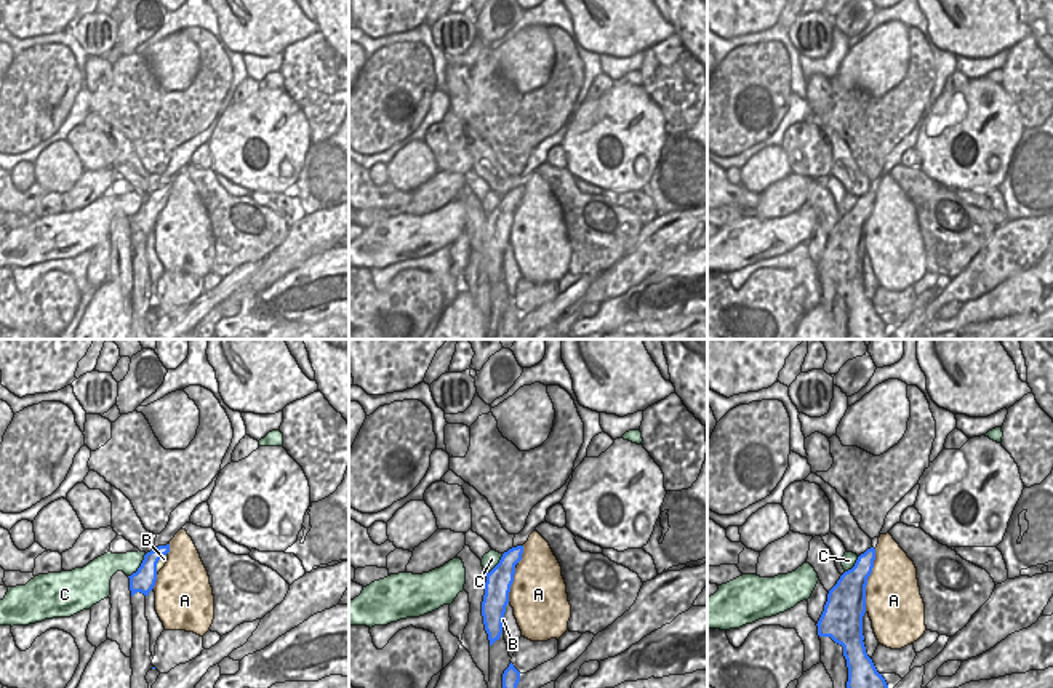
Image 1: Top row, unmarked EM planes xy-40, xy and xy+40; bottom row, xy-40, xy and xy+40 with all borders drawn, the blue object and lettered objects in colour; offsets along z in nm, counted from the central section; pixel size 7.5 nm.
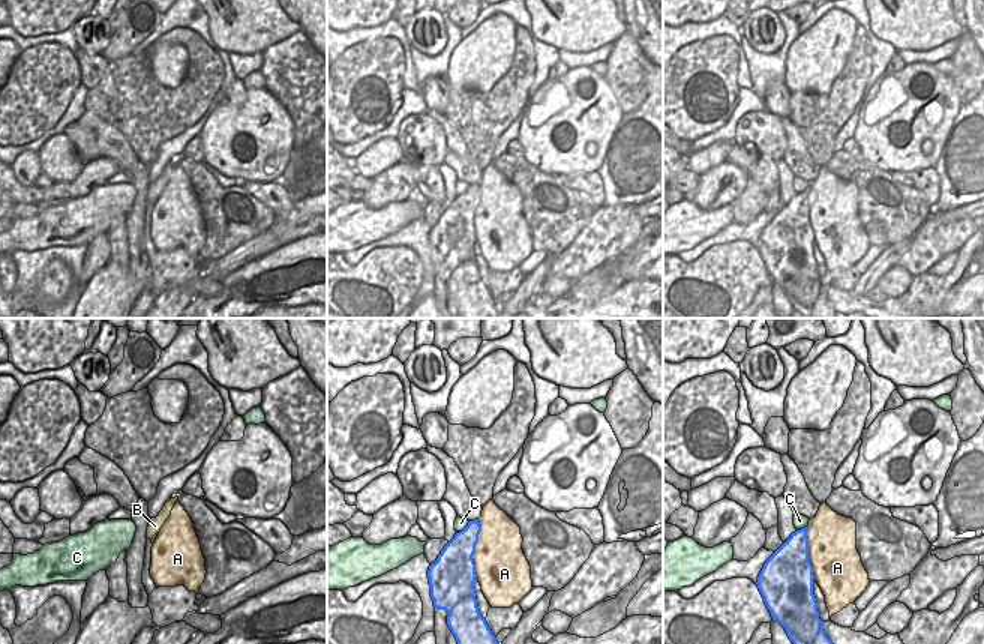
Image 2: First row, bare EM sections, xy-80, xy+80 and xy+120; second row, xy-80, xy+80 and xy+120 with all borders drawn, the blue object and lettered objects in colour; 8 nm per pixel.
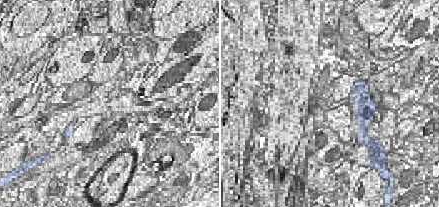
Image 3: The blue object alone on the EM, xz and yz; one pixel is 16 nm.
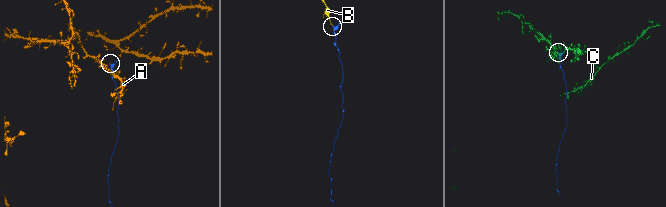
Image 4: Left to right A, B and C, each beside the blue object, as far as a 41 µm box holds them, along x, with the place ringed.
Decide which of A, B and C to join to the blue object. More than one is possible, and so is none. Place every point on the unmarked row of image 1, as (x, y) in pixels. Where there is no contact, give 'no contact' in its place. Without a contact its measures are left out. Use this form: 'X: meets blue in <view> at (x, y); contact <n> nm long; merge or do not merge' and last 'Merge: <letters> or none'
A: meets blue in xy+40 at (866, 223); contact 480 nm long; do not merge
B: meets blue in xy-40 at (157, 204); contact 190 nm long; merge
C: meets blue in xy-40 at (140, 208); contact 220 nm long; do not merge
Merge: B

